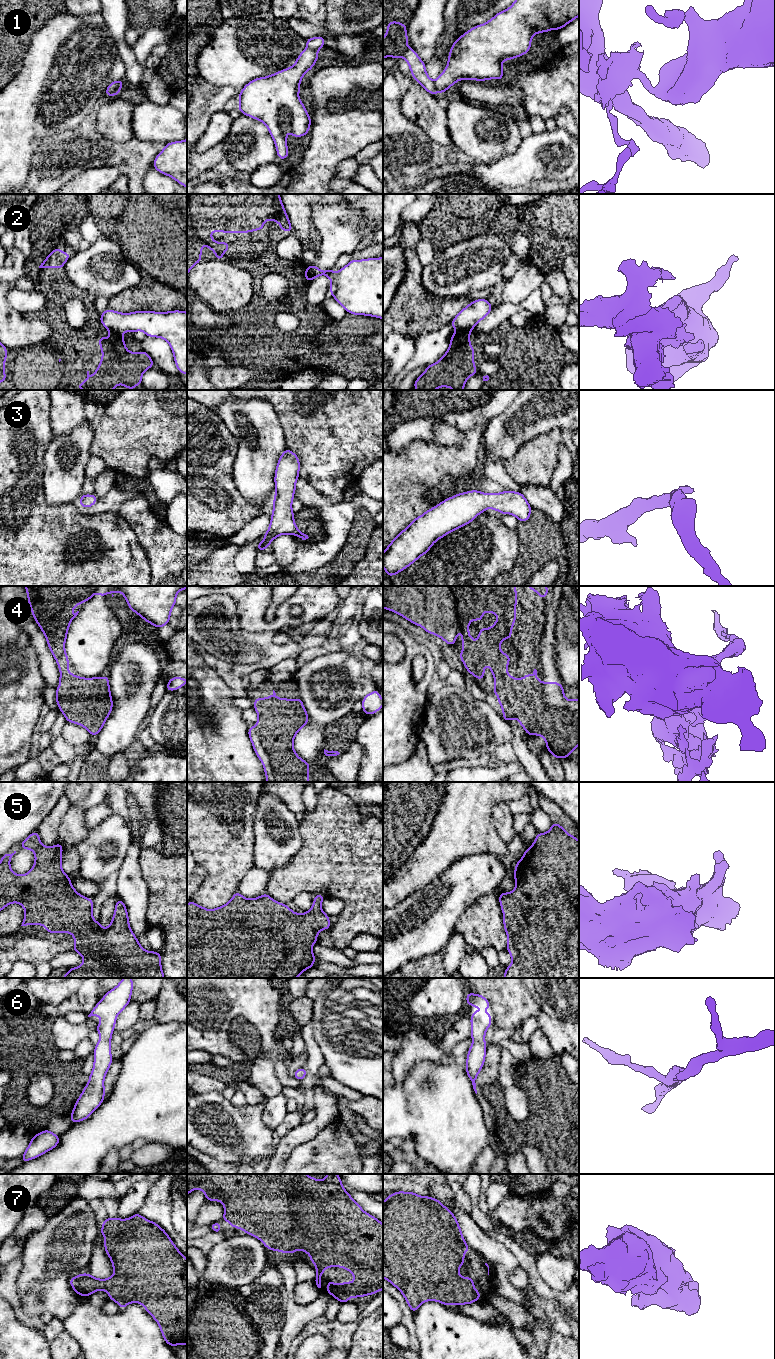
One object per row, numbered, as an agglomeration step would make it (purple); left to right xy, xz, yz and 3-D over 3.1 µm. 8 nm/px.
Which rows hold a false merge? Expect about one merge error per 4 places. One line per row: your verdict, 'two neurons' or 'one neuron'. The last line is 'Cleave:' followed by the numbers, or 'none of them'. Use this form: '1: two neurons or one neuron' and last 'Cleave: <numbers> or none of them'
1: two neurons
2: two neurons
3: one neuron
4: one neuron
5: one neuron
6: one neuron
7: one neuron
Cleave: 1, 2

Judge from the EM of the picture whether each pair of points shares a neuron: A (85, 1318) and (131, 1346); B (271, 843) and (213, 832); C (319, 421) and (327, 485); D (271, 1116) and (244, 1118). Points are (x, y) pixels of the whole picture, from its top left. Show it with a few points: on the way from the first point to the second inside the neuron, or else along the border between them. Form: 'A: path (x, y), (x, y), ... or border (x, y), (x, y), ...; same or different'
A: path (96, 1329), (109, 1342), (120, 1345); same
B: border (255, 816), (253, 823), (253, 863); different
C: path (327, 437), (327, 469); same
D: border (264, 1104), (262, 1112), (263, 1122), (273, 1130); different

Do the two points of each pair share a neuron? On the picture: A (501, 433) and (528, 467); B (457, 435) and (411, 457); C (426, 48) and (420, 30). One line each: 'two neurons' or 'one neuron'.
A: two neurons
B: two neurons
C: one neuron

